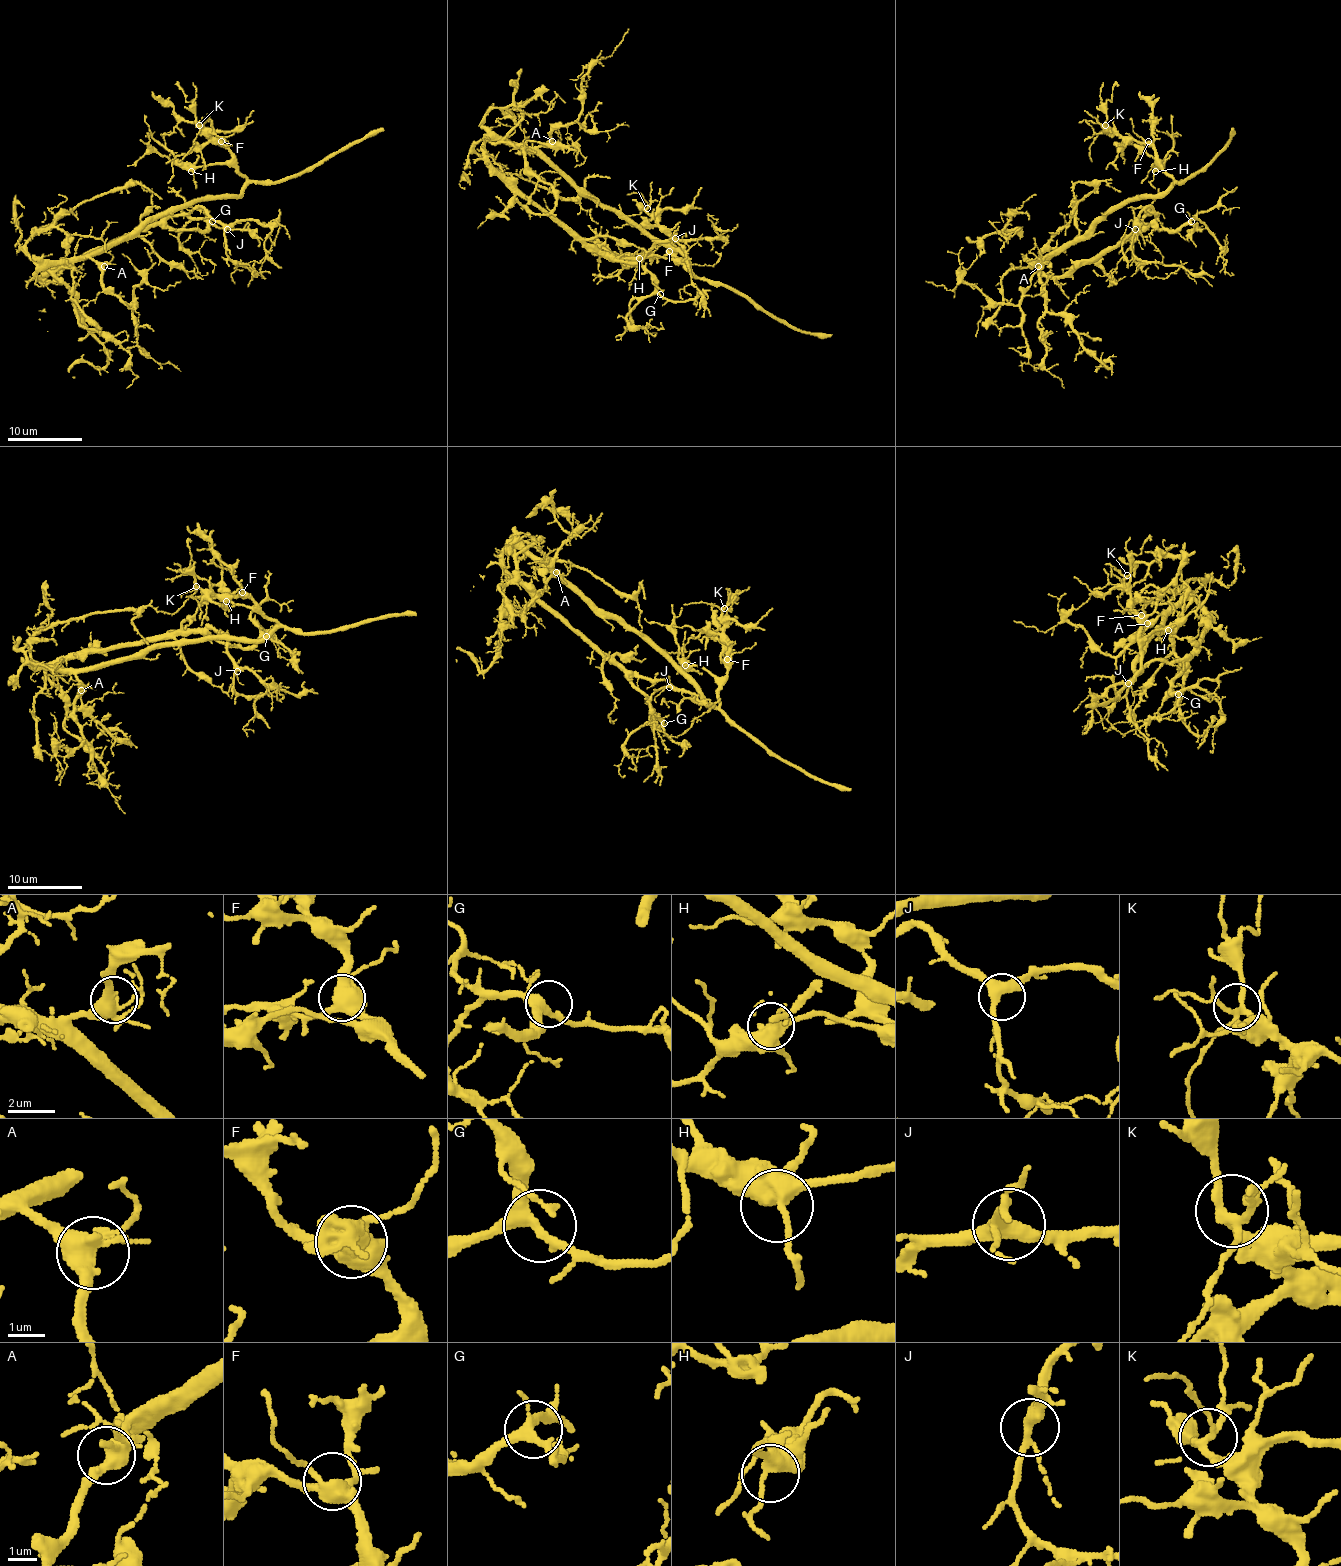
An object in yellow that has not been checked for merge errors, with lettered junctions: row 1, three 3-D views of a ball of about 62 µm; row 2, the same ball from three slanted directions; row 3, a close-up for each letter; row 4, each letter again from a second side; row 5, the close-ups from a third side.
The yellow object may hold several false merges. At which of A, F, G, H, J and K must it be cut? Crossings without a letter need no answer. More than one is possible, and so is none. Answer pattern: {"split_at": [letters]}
{"split_at": []}

